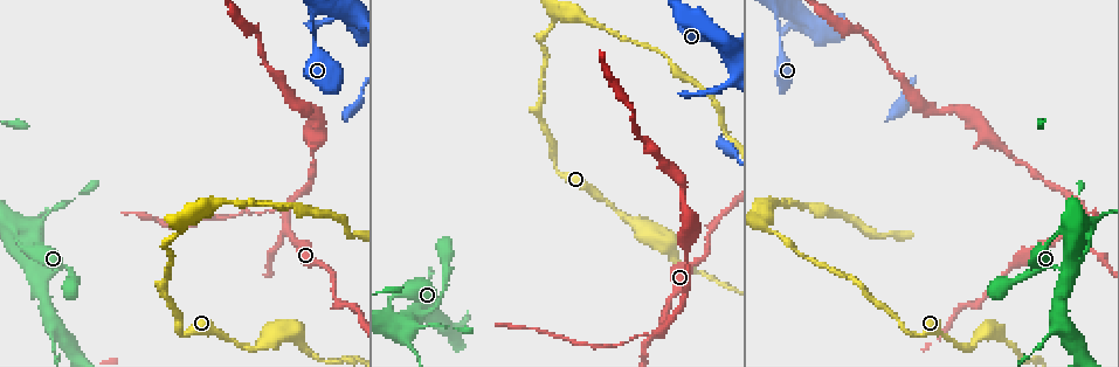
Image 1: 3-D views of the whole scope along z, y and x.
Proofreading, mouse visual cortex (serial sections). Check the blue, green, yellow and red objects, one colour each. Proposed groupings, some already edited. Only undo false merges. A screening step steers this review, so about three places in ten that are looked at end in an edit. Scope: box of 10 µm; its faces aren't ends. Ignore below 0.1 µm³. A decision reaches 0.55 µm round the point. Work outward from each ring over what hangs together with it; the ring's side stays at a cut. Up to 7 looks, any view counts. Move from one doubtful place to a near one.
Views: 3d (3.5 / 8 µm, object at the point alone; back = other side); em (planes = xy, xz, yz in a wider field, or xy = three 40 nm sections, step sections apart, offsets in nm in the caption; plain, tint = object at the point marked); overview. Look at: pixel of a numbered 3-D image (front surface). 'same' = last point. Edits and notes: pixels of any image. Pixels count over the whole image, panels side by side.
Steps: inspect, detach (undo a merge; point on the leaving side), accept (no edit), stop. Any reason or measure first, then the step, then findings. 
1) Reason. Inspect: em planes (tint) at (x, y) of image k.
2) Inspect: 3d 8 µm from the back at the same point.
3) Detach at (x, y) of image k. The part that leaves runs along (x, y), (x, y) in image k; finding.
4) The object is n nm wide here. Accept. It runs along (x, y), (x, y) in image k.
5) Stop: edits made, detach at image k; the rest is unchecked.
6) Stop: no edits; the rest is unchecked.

Thick turns thin. Inspect: 3d 3.5 µm from the back at (1093, 222) of image 1.

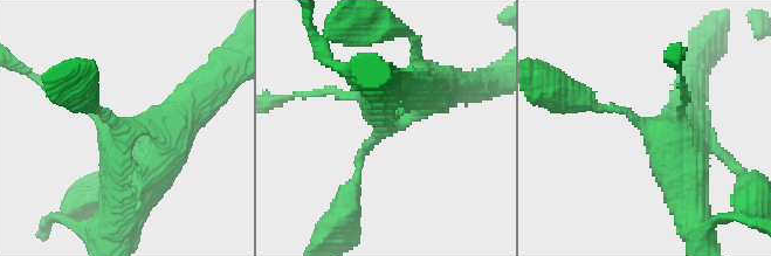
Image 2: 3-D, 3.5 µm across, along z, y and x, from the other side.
The arms are 100, 500 nm wide. Accept. It runs along (414, 75), (429, 94), (379, 132), (353, 177) in image 2; one cell here.

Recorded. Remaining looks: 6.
Three arms meet. Inspect: 3d 8 µm from the back at (180, 228) of image 1.

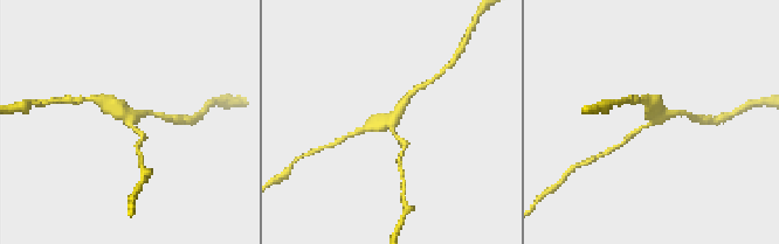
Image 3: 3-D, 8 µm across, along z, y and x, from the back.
Inspect: 3d 3.5 µm at the same point.

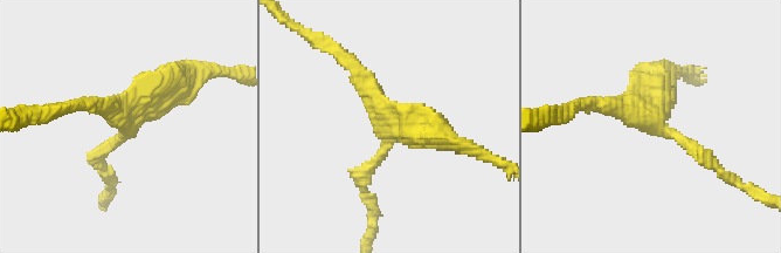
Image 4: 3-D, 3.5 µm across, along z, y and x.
3 arms meet here; the arms are 150, 300, 400 nm wide. Inspect: em planes (tint) at (662, 128) of image 4.

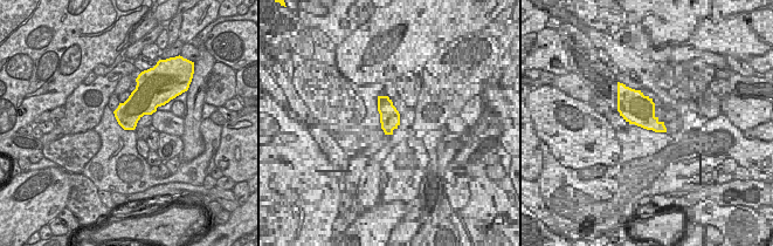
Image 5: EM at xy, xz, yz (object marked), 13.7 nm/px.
Accept. It runs along (102, 171), (98, 154), (130, 117), (180, 82) in image 4; all the same cell.

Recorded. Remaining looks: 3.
Arms run side by side. Inspect: 3d 3.5 µm at (780, 31) of image 1.

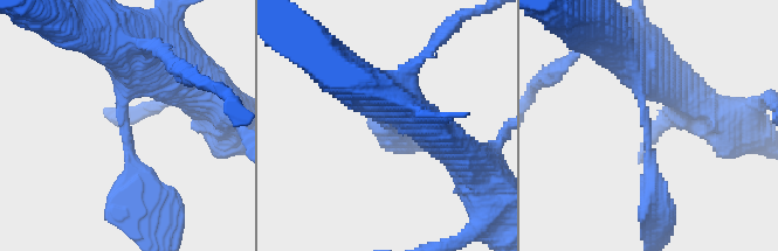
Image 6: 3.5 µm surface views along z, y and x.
Inspect: em xy step 1 (tint) at (388, 127) of image 6.

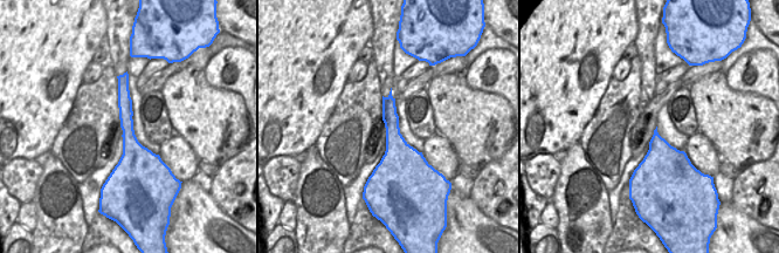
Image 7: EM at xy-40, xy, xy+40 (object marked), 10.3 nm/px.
The arms are 350, 350, 400 nm wide. Accept. All the same cell.

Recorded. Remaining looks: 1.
Stop: no edits; the rest is unchecked.

